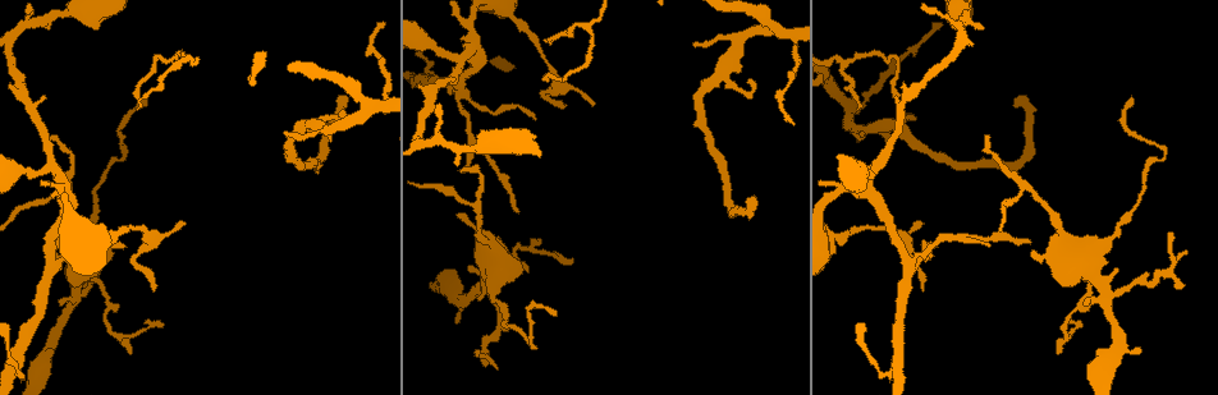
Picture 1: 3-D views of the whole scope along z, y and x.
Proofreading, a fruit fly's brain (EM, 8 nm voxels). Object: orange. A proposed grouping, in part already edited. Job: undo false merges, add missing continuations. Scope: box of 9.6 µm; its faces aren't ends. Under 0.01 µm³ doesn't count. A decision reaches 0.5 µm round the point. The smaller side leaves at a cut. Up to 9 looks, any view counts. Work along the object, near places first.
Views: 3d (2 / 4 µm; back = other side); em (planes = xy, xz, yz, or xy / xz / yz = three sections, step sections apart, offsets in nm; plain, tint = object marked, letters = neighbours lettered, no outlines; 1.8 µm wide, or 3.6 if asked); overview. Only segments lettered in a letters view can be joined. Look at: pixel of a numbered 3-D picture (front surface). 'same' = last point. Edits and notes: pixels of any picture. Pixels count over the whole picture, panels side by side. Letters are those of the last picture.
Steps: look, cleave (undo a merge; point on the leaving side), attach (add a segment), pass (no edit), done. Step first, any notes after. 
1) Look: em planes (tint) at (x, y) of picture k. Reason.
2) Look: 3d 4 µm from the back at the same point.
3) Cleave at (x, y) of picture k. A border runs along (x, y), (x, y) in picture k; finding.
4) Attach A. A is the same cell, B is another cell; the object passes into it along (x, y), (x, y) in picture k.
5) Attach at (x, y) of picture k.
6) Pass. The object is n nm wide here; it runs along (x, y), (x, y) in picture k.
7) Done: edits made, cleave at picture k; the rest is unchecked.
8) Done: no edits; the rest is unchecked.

Look: em yz step 16 (tint) at (478, 211) of picture 1. Branch point.

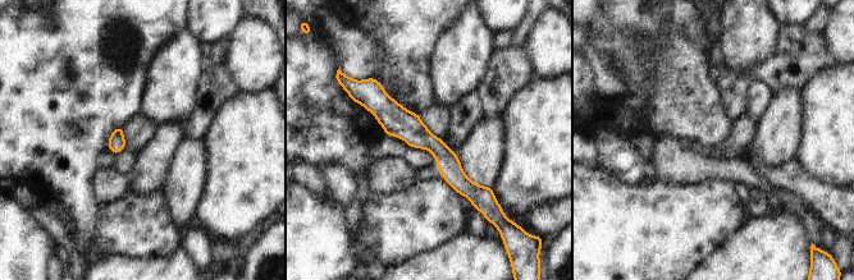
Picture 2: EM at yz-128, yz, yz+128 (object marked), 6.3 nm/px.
Look: em planes (letters) at the same point.

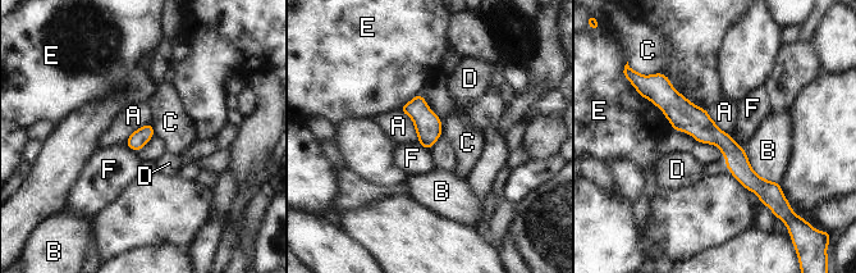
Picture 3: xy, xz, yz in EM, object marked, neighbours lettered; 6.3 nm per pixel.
Pass. The object is 110 nm wide here; A, B, C, D, E and F are other cells; it runs along (651, 95), (773, 186) in picture 3; continuous, no second cell.

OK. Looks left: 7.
Look: em 3.6 µm planes (letters) at (859, 108) of picture 1. Tapers out.

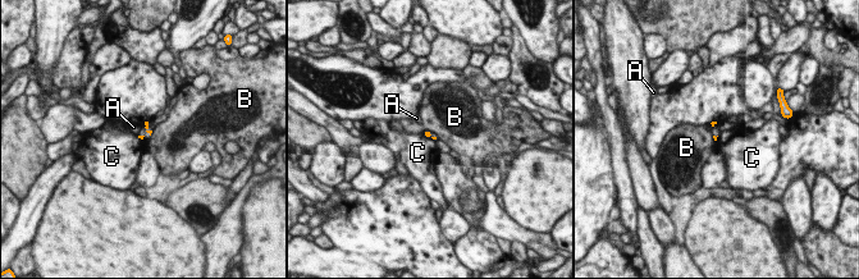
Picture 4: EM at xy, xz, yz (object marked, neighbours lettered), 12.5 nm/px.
Pass. The longest contact is with C, 120 nm; A, B and C are other cells; a border runs along (423, 133), (429, 138) in picture 4; none of them fits.

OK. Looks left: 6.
Look: 3d 2 µm at (152, 292) of picture 1. Branch stops here.

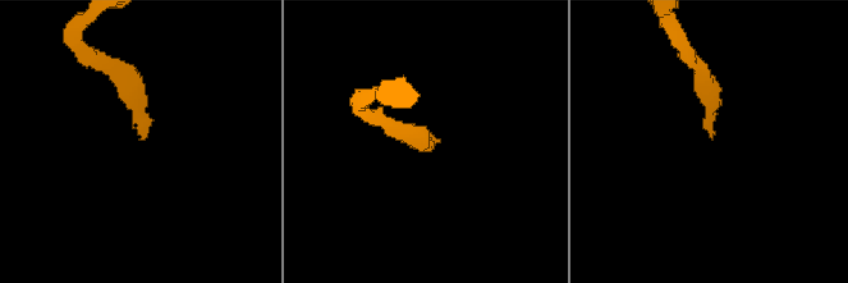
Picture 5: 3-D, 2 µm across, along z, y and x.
Look: em planes (letters) at (145, 137) of picture 5. Need the tissue.

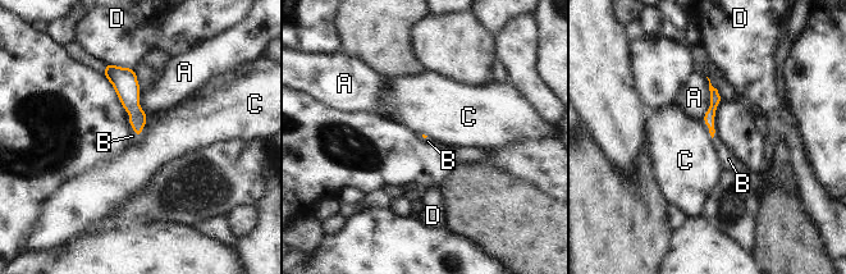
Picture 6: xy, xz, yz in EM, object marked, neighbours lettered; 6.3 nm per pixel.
Attach B. B is the same cell, A, C and D are other cells; it goes on there.

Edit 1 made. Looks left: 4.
Look: overview.

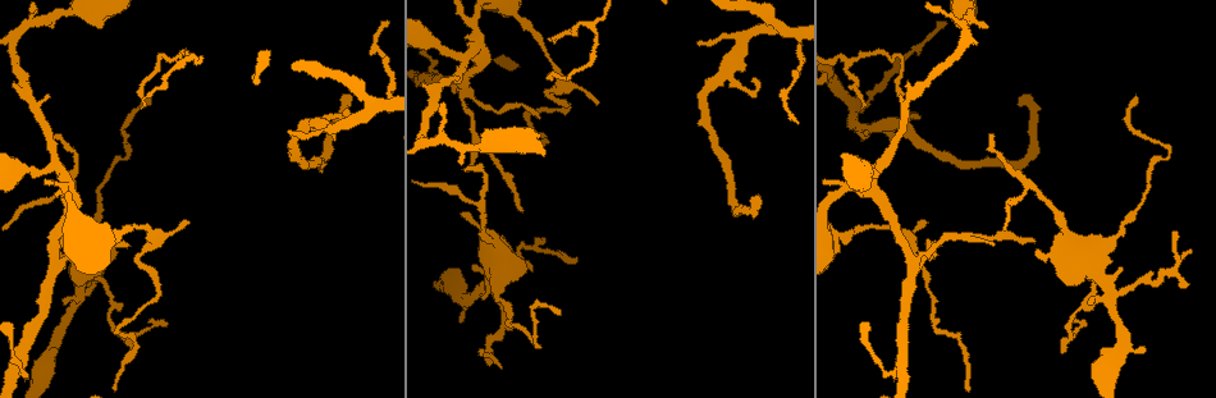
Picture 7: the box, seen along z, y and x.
Look: em planes (letters) at (1023, 97) of picture 7. Long arm stops here.

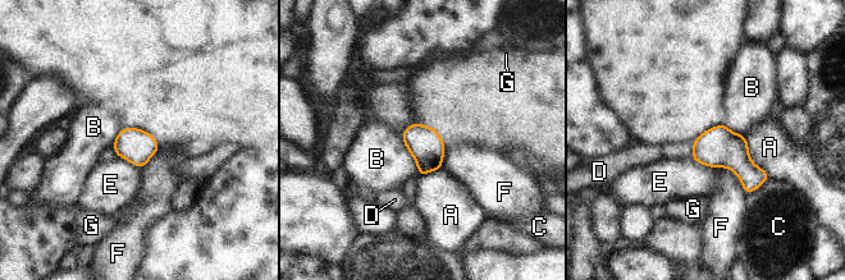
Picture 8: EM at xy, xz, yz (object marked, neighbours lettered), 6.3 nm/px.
Pass. The object is 220 nm wide here; the longest contact is with A, 320 nm; A, B, C, D, E, F and G are other cells; none of them fits.

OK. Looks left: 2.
Done: edits made, attach at picture 6; the rest is unchecked.

